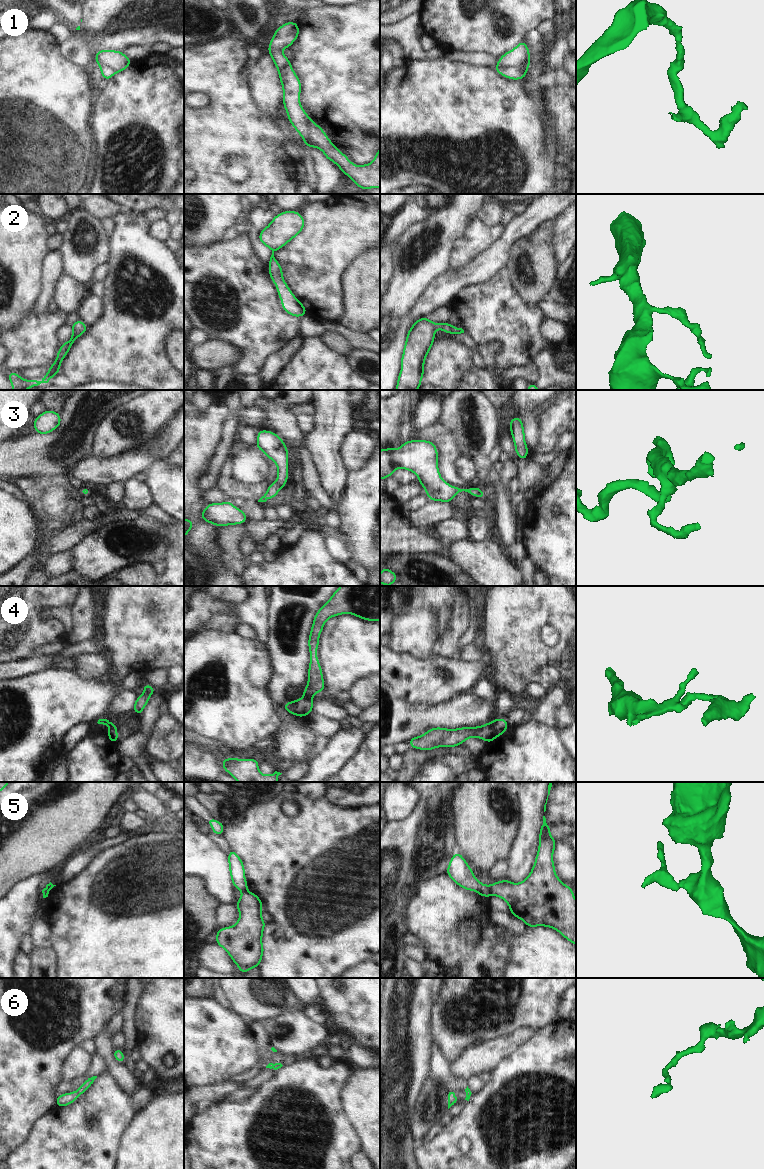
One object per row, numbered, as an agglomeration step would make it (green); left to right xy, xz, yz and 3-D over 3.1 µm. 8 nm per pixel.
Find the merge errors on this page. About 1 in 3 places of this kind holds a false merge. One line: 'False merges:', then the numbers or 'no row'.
False merges: 1, 4, 5

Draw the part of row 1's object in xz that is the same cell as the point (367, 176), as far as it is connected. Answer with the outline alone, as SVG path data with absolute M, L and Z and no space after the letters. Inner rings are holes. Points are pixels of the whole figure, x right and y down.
M311 119L307 122L307 137L303 138L303 140L307 140L309 144L308 146L305 144L305 147L320 149L324 153L327 160L330 160L336 164L340 168L341 172L350 177L353 183L362 190L380 188L380 147L378 148L377 154L370 164L357 166L330 141L324 130Z

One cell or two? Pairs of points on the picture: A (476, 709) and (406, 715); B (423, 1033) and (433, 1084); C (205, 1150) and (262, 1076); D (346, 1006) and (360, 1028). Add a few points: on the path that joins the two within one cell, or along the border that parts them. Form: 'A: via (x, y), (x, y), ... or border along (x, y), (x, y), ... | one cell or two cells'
A: via (459, 712), (451, 715), (423, 715) | one cell
B: border along (430, 1075), (424, 1082), (419, 1096) | two cells
C: border along (275, 1070), (268, 1080), (258, 1085) | two cells
D: via (351, 1011), (360, 1020), (360, 1023) | one cell

